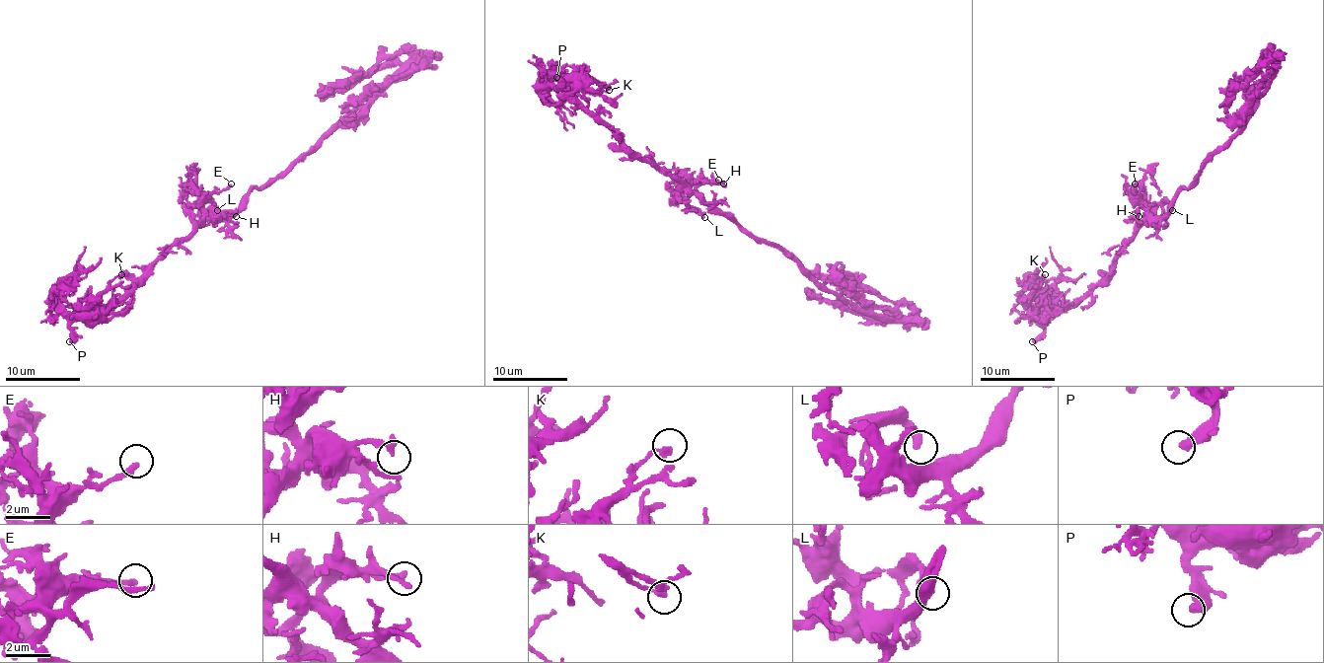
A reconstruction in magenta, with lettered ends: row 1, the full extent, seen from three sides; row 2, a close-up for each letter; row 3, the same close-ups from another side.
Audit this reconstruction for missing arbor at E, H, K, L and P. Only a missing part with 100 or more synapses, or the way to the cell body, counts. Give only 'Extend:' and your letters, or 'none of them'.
Extend: P

